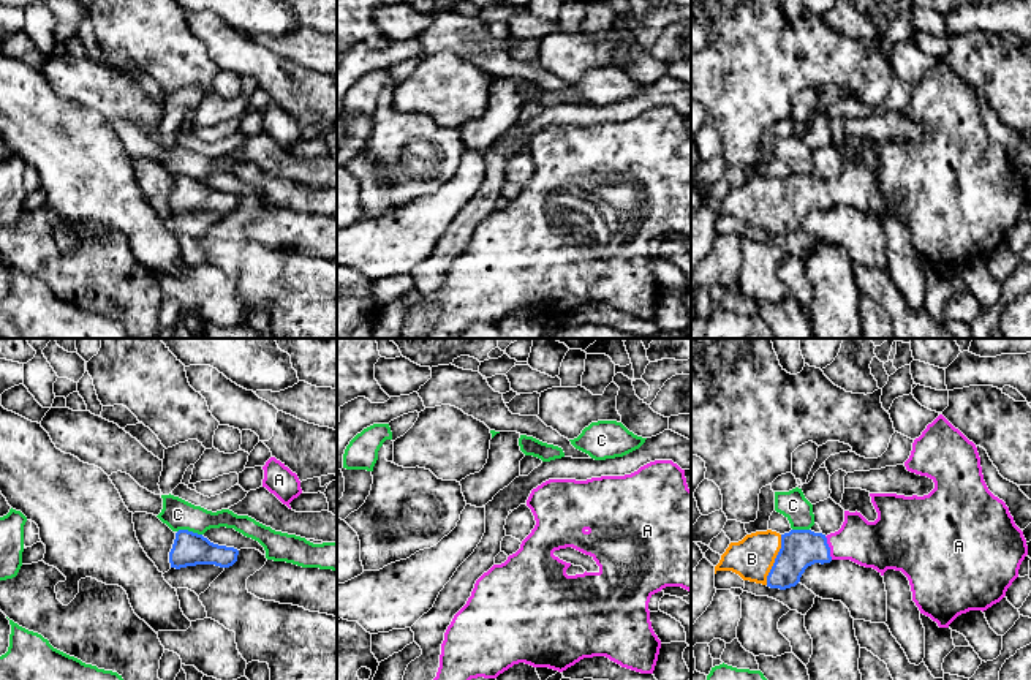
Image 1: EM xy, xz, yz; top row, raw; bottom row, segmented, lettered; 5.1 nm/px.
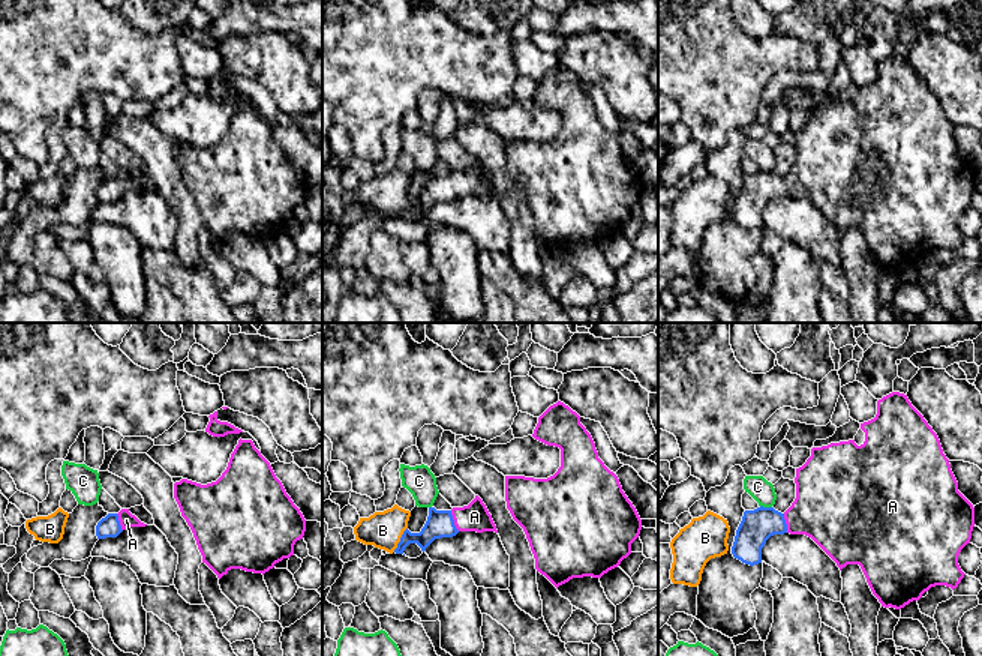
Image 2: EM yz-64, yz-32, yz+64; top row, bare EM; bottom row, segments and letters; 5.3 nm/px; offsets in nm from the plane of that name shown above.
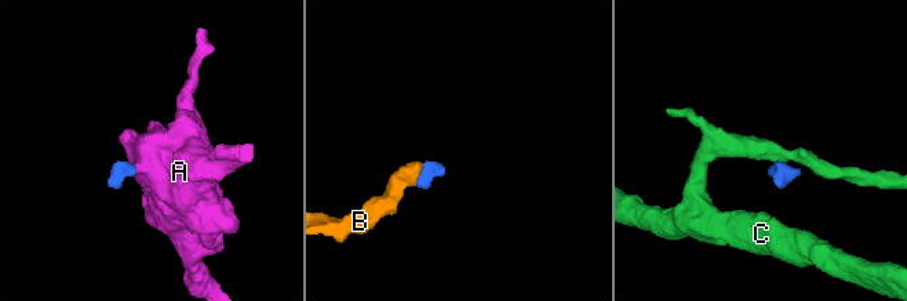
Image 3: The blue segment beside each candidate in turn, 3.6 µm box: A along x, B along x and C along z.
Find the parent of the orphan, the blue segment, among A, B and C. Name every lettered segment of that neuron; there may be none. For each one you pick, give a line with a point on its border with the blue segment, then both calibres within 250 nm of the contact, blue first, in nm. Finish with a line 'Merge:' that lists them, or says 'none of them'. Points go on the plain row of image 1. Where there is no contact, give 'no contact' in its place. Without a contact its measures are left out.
A: yz (829, 193) | 190/240 nm
B: yz (775, 206) | 190/220 nm
Merge: A, B

